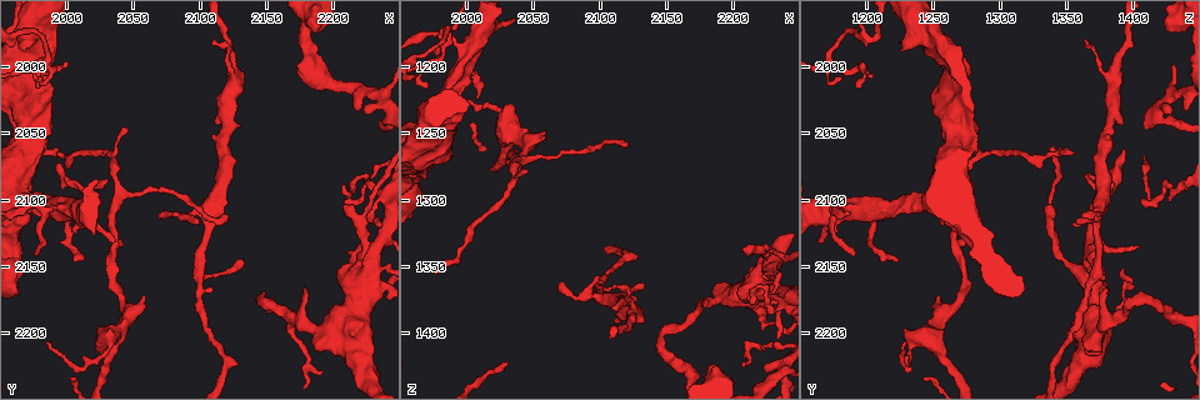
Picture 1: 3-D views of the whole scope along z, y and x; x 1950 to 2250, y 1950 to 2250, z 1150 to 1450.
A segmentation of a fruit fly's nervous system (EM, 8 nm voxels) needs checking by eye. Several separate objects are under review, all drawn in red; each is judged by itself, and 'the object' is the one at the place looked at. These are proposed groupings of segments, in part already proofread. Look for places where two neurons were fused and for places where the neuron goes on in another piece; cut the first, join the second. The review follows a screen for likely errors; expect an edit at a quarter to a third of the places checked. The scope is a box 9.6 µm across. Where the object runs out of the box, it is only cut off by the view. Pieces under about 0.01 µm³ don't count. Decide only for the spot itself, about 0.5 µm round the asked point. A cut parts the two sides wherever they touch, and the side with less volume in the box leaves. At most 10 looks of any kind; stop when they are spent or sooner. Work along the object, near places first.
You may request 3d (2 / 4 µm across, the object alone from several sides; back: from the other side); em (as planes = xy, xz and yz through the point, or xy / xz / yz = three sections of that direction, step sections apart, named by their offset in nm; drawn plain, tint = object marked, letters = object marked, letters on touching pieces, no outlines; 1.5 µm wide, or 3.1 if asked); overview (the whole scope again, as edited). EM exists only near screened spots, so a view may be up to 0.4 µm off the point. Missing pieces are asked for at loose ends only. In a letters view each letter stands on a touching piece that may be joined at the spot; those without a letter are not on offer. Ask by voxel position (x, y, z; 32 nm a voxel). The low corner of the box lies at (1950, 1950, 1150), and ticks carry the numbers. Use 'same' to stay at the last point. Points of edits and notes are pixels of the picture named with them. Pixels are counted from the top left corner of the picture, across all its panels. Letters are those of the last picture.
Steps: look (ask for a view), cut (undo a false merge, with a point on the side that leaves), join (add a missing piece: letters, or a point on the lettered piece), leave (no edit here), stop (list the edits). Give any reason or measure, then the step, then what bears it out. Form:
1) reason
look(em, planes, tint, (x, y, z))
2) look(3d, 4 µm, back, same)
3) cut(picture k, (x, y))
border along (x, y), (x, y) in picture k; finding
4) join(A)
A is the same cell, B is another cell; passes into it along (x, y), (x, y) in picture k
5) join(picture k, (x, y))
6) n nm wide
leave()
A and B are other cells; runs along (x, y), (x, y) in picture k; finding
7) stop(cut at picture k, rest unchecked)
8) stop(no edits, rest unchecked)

thick turns thin
look(em, planes, tint, (2220, 2178, 1390))

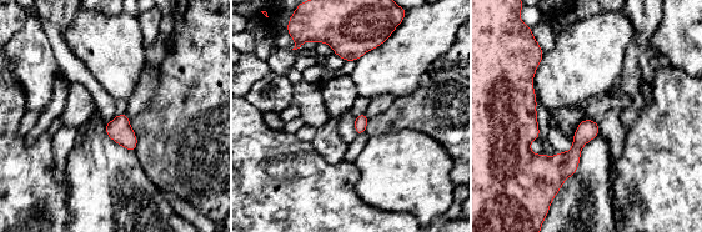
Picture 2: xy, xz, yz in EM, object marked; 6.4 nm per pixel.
look(em, planes, letters, same)

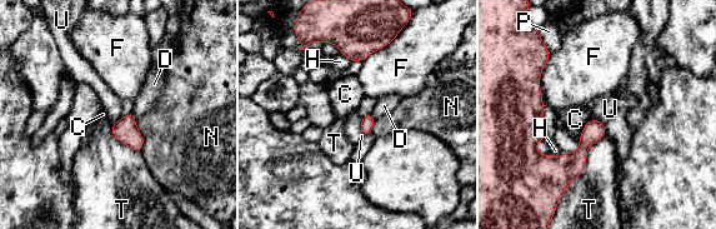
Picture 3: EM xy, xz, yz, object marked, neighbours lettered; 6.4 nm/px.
leave()
C, D, F, H, N, P, T and U are other cells; runs along (536, 73), (532, 152), (565, 182) in picture 3; one neuron here

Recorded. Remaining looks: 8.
sharp bend
look(em, planes, tint, (2144, 2178, 1408))

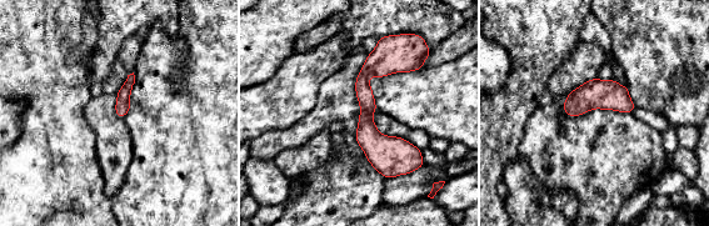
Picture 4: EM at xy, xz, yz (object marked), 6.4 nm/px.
look(em, planes, letters, same)

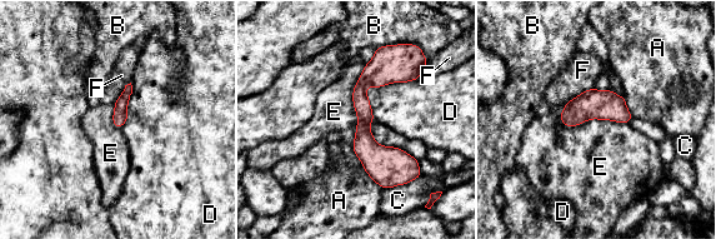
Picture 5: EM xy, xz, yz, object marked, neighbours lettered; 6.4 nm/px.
150 nm wide
leave()
A, B, C, D, E and F are other cells; border along (559, 115), (567, 127), (627, 124) in picture 5; one neuron here

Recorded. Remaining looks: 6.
thin end
look(3d, 2 µm, (2072, 2110, 1362))

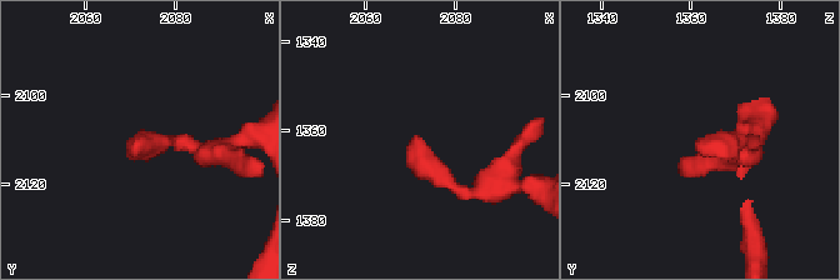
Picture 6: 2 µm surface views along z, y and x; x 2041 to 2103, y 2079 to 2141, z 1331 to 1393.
look(em, xy, step 4, letters, (2071, 2112, 1361))

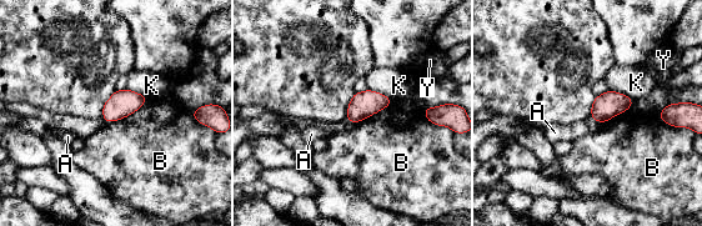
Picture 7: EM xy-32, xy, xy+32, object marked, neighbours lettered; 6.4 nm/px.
another direction
look(em, planes, letters, same)

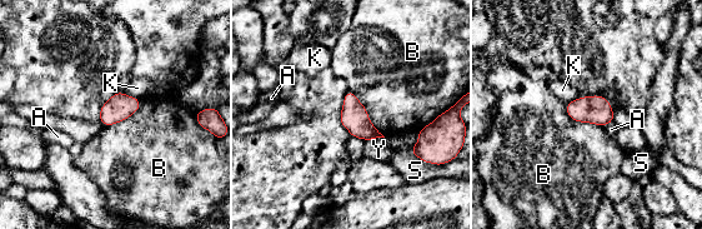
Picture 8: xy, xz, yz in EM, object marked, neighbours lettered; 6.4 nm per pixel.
leave()
A, B, K, S and Y are other cells; none of them fits

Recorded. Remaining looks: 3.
branch stops here
look(em, xz, step 8, tint, (2114, 1978, 1364))

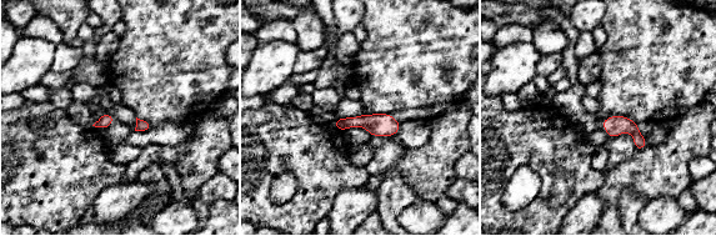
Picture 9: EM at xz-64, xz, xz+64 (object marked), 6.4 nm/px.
look(em, xz, step 8, letters, same)

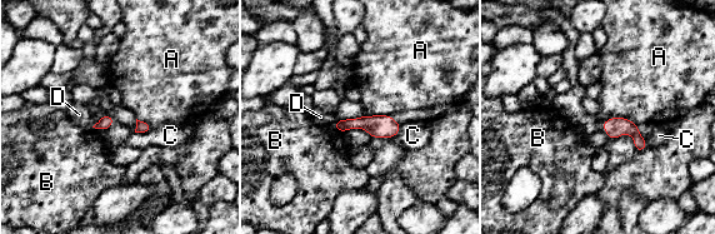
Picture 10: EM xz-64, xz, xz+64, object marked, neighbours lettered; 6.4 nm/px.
A touches over 240 nm
leave()
A, B, C and D are other cells; runs along (338, 125), (369, 123), (396, 127) in picture 10; none of them fits

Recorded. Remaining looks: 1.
stop(no edits, rest unchecked)

